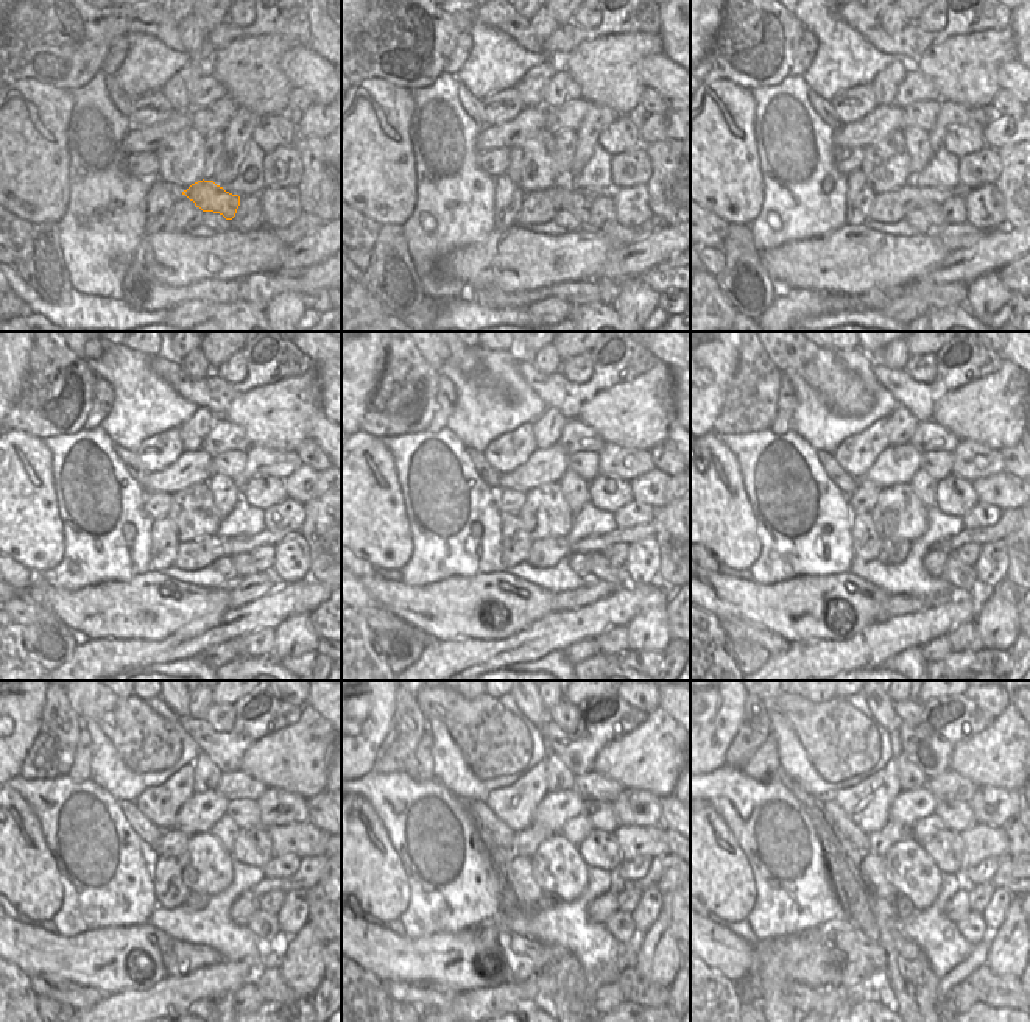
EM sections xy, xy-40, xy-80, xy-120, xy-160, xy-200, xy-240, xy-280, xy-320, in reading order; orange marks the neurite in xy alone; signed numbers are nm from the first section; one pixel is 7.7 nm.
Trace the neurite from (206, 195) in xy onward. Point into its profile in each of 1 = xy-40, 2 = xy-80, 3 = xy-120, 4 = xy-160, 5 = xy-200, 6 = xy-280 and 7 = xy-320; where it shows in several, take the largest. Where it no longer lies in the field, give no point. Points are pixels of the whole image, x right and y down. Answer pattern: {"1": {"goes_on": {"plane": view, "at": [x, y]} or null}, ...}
{"1": {"goes_on": {"plane": "xy-40", "at": [574, 201]}}, "2": {"goes_on": {"plane": "xy-80", "at": [934, 211]}}, "3": {"goes_on": {"plane": "xy-120", "at": [243, 564]}}, "4": {"goes_on": {"plane": "xy-160", "at": [602, 569]}}, "5": {"goes_on": {"plane": "xy-200", "at": [962, 577]}}, "6": {"goes_on": {"plane": "xy-280", "at": [620, 924]}}, "7": {"goes_on": {"plane": "xy-320", "at": [973, 927]}}}

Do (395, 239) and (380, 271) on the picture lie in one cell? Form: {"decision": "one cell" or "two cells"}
{"decision": "one cell"}

